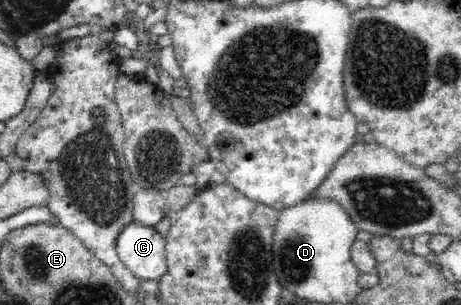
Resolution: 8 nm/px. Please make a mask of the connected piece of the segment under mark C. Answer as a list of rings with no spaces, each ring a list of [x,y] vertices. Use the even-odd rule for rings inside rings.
[[[132,221],[117,238],[117,253],[126,268],[142,280],[159,280],[167,269],[166,238],[155,227]]]

